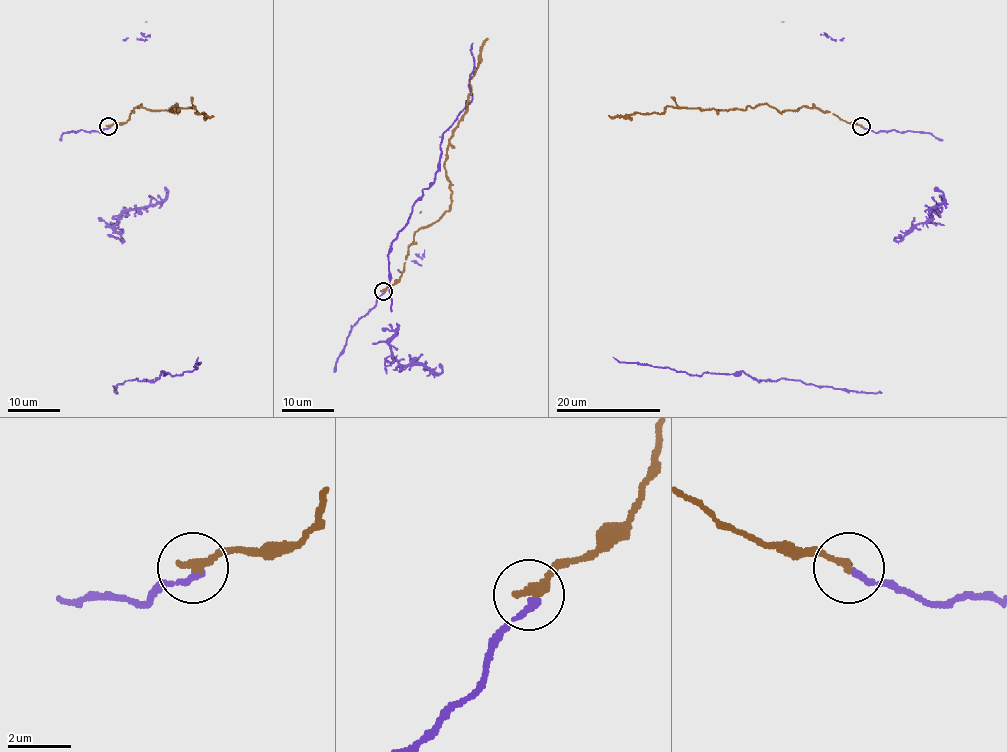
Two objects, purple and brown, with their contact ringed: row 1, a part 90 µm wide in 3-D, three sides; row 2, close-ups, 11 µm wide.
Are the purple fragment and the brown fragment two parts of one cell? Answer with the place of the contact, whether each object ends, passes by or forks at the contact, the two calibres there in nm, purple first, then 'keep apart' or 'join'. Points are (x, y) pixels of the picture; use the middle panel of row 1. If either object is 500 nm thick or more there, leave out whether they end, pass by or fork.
place (383, 291); purple ends; brown ends; calibres 220 and 280 nm; join

